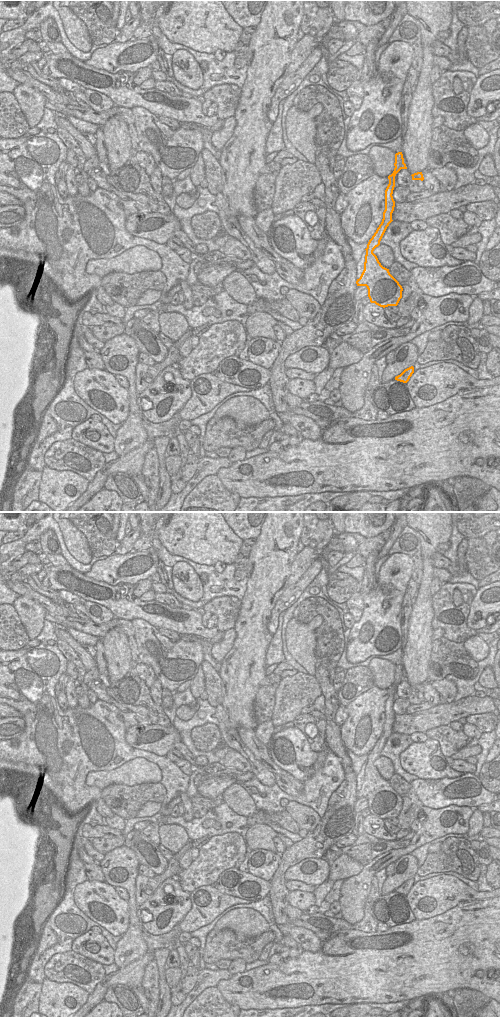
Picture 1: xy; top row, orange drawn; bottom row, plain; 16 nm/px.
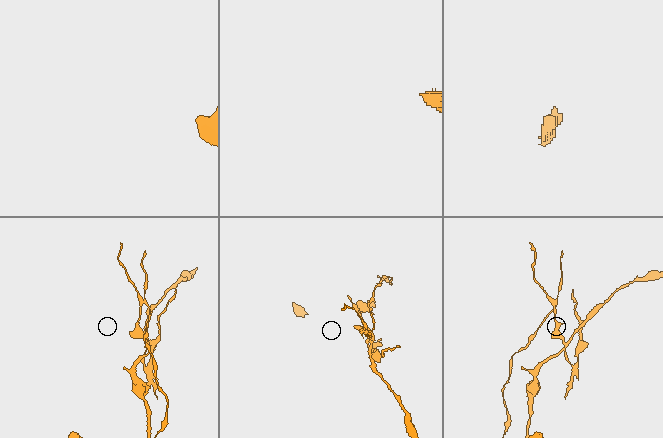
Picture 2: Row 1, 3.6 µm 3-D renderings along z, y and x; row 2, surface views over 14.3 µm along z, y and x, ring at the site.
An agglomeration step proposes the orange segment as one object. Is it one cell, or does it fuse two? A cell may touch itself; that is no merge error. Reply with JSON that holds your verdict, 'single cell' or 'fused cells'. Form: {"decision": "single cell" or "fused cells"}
{"decision": "fused cells"}

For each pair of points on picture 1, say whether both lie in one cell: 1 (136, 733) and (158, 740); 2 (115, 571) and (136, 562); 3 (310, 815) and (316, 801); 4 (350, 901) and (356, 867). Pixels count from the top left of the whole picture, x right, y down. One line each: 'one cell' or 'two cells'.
1: one cell
2: one cell
3: two cells
4: two cells

